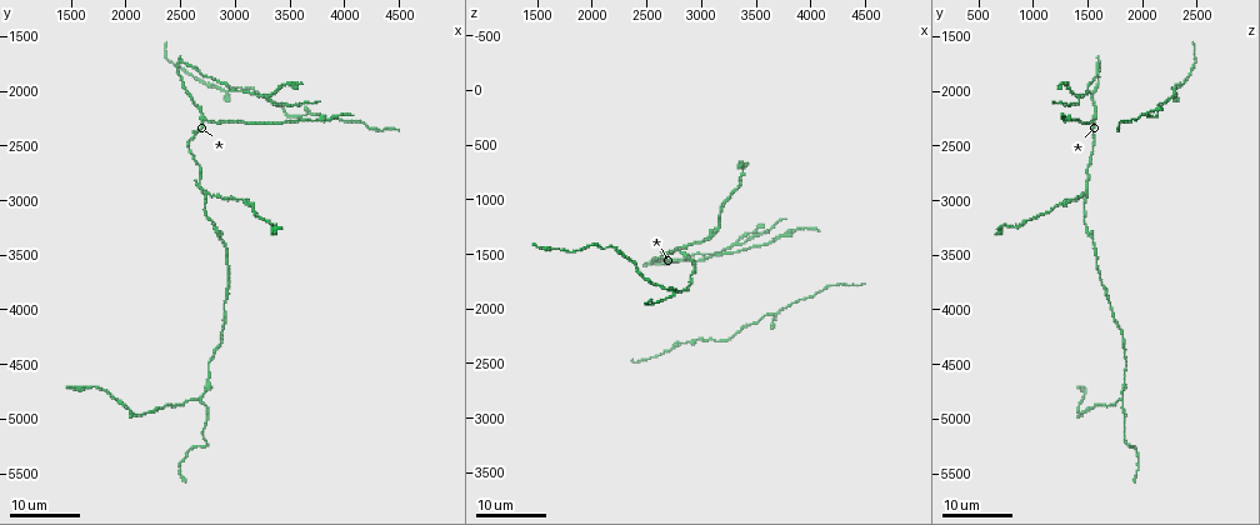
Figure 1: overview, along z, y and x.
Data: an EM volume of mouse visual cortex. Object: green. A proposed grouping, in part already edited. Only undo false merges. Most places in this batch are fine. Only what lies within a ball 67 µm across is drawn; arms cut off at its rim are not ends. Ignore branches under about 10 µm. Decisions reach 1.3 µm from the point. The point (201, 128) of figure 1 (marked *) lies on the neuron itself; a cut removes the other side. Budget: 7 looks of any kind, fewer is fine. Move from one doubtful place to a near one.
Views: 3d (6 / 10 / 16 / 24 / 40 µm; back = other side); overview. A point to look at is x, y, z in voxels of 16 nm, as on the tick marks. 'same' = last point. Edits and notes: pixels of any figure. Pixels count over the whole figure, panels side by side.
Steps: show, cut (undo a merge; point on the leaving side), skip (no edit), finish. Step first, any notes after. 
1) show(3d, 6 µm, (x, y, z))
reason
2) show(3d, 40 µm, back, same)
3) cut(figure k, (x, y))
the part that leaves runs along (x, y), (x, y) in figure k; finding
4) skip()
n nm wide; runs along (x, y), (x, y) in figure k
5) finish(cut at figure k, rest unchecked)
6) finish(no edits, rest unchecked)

show(3d, 16 µm, (2880, 2000, 2300))
narrows sharply

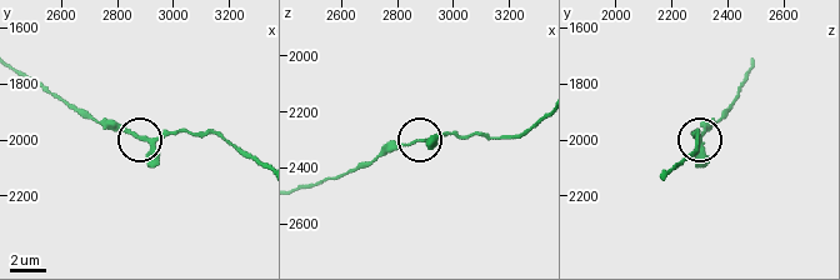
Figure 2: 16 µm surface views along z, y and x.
show(3d, 6 µm, (2870, 1990, 2300))
zoom in

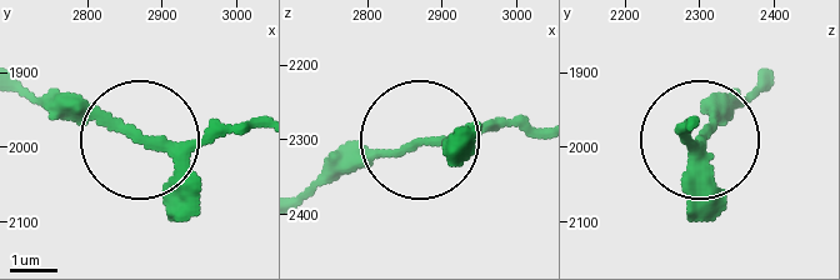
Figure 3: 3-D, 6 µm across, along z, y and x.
show(3d, 6 µm, back, (2870, 1990, 2305))
other side

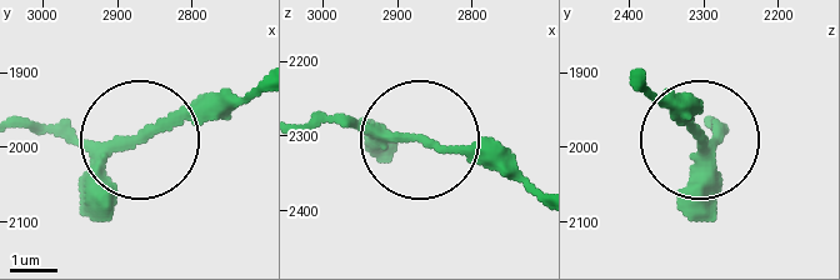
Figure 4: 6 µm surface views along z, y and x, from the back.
skip()
runs along (303, 123), (514, 154) in figure 4; all the same neuron

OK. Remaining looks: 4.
show(3d, 16 µm, (3280, 2060, 1400))
three arms meet

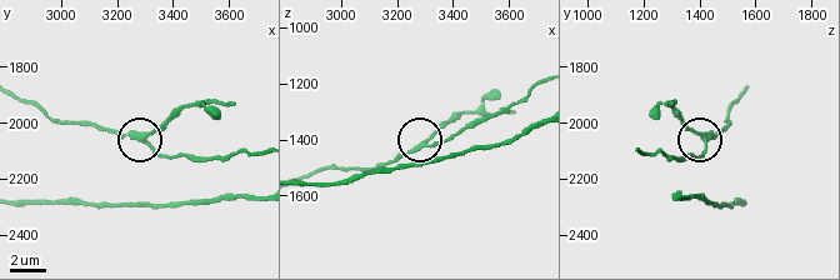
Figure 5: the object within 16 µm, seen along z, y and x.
show(3d, 10 µm, (3290, 2070, 1420))

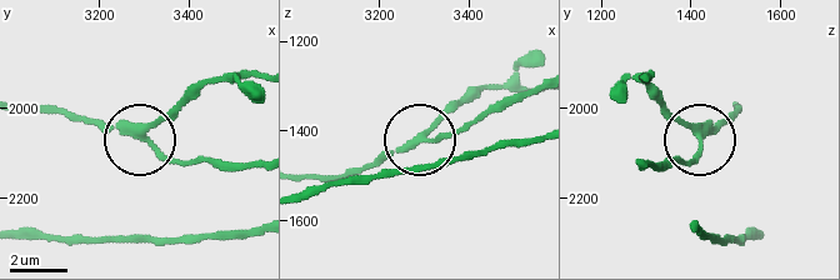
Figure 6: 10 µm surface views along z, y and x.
skip()
220 nm wide; runs along (301, 174), (338, 174), (471, 124) in figure 6; all the same neuron

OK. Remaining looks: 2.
show(3d, 24 µm, (2680, 4840, 1820))
a fork

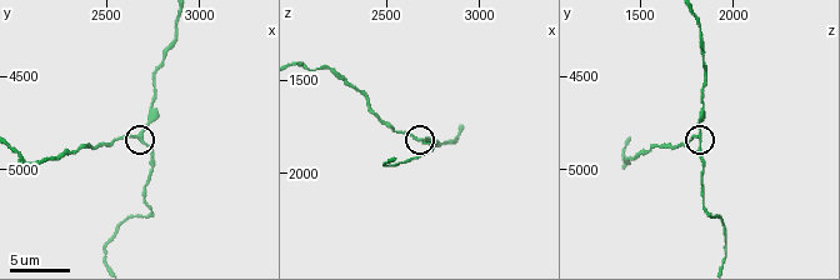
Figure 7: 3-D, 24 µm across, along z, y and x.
show(3d, 10 µm, (2660, 4820, 1820))

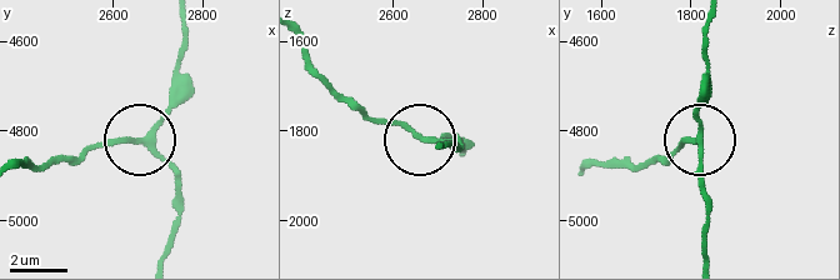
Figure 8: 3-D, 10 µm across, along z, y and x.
skip()
runs along (710, 23), (699, 191) in figure 8; continuous, no second neuron

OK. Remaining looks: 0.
finish(no edits, rest unchecked)

